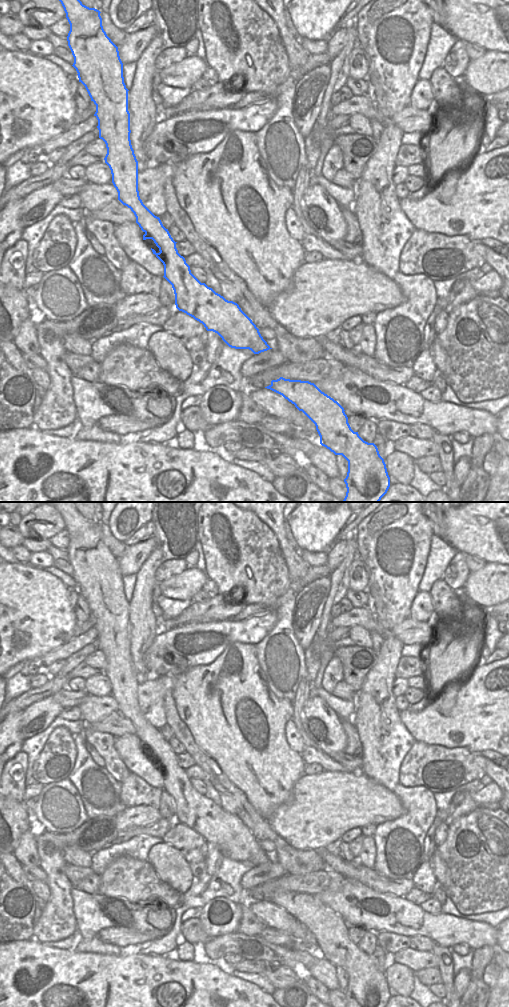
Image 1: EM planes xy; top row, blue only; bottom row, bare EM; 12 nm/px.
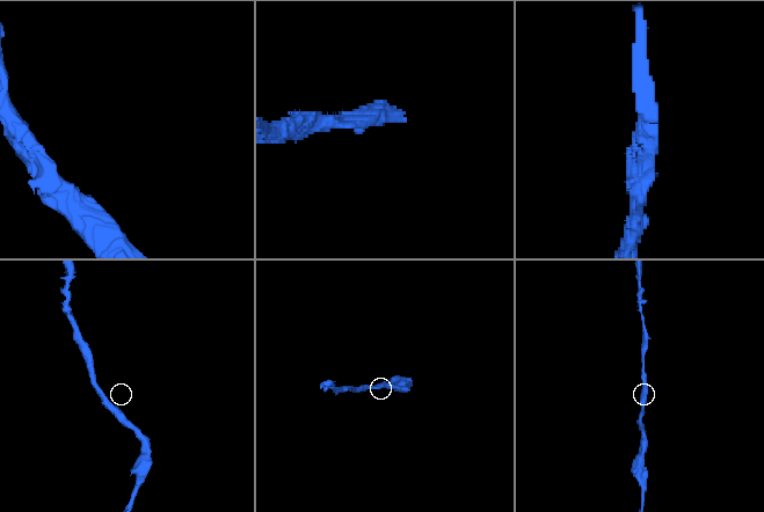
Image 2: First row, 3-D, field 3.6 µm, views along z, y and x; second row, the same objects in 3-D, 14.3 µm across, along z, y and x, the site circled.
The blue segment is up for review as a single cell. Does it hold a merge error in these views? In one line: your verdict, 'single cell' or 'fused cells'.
single cell

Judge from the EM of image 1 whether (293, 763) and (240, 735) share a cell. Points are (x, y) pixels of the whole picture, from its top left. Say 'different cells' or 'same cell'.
same cell

